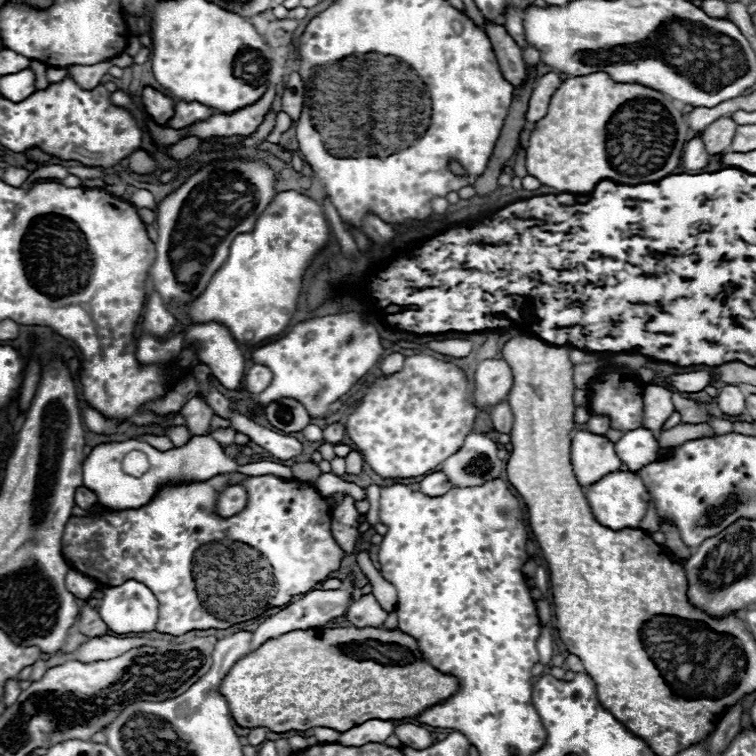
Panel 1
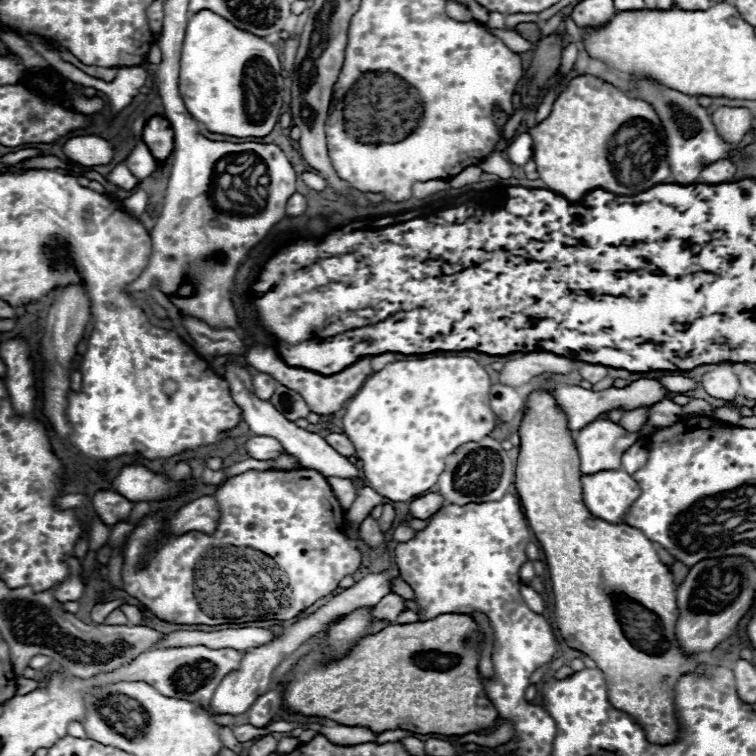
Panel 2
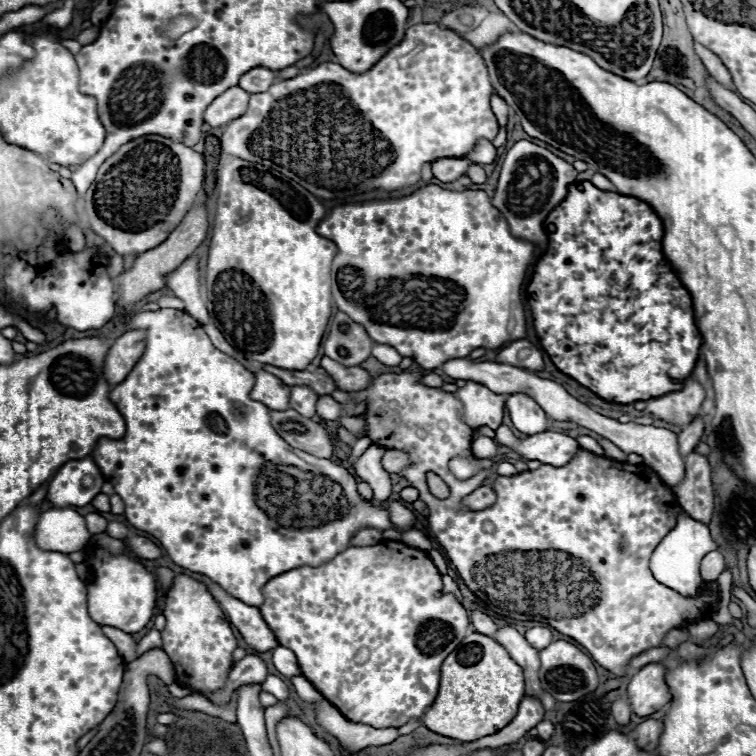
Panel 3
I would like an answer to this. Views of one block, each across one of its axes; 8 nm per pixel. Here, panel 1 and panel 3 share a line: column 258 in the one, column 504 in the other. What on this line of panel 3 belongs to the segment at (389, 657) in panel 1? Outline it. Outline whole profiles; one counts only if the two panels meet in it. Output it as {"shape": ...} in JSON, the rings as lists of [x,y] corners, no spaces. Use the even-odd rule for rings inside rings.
{"shape":[[[470,634],[462,644],[444,660],[440,692],[422,722],[438,734],[456,738],[462,742],[474,742],[482,736],[490,736],[500,726],[508,726],[516,716],[518,704],[524,698],[524,674],[522,668],[510,658],[508,650],[484,634]]]}

